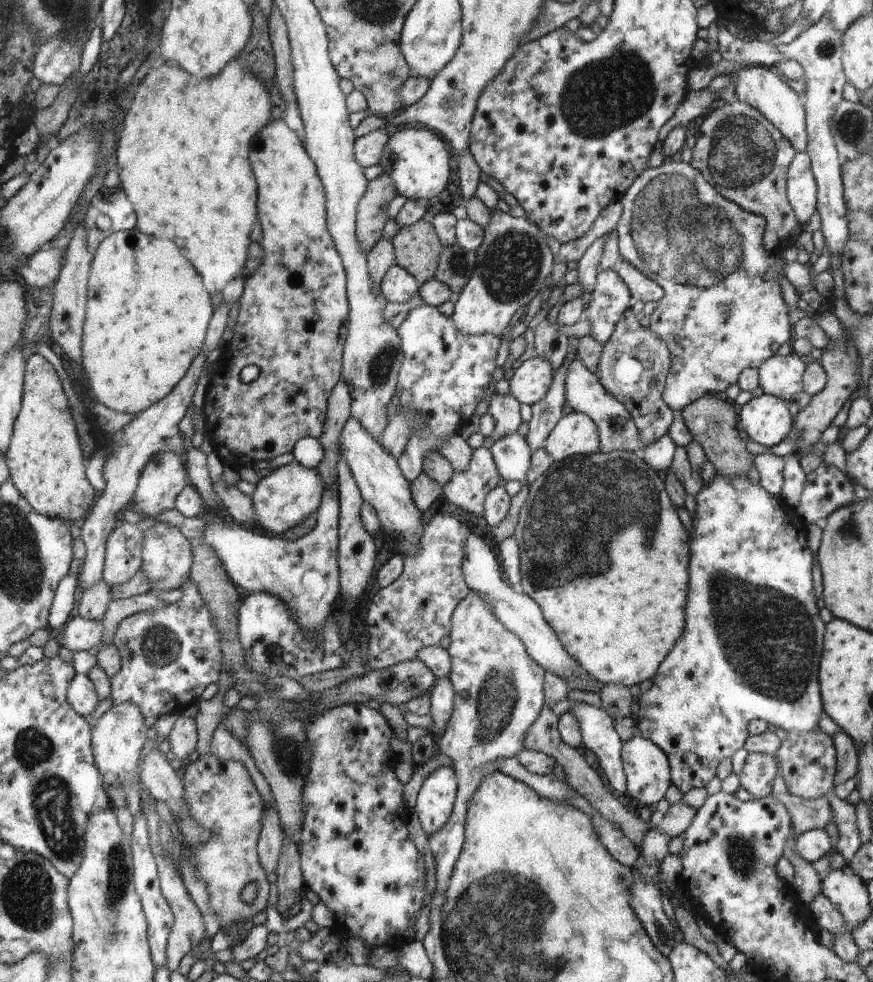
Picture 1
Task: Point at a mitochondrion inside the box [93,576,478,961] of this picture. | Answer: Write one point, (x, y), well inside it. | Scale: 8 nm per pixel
(116, 889)

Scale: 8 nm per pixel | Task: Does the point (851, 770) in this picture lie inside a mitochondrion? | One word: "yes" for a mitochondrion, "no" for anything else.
no

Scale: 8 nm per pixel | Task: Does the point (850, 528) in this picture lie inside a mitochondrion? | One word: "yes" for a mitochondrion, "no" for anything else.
yes

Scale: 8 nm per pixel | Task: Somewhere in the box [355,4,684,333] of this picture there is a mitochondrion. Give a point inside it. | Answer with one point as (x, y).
(605, 95)

